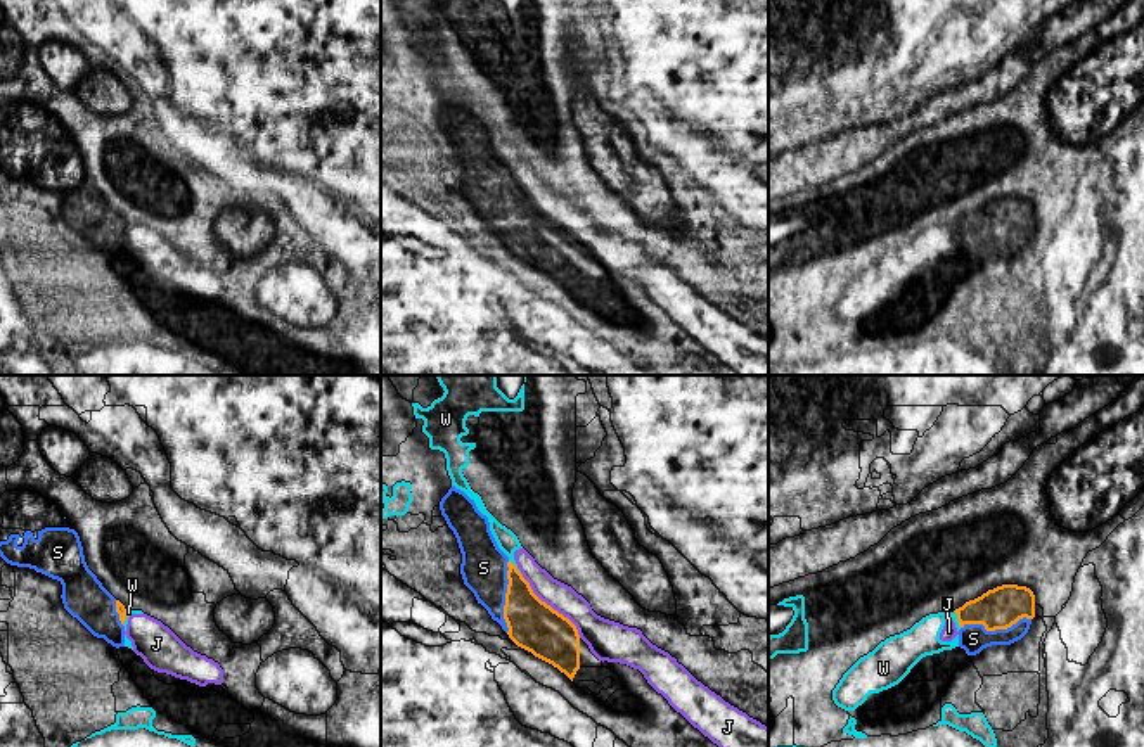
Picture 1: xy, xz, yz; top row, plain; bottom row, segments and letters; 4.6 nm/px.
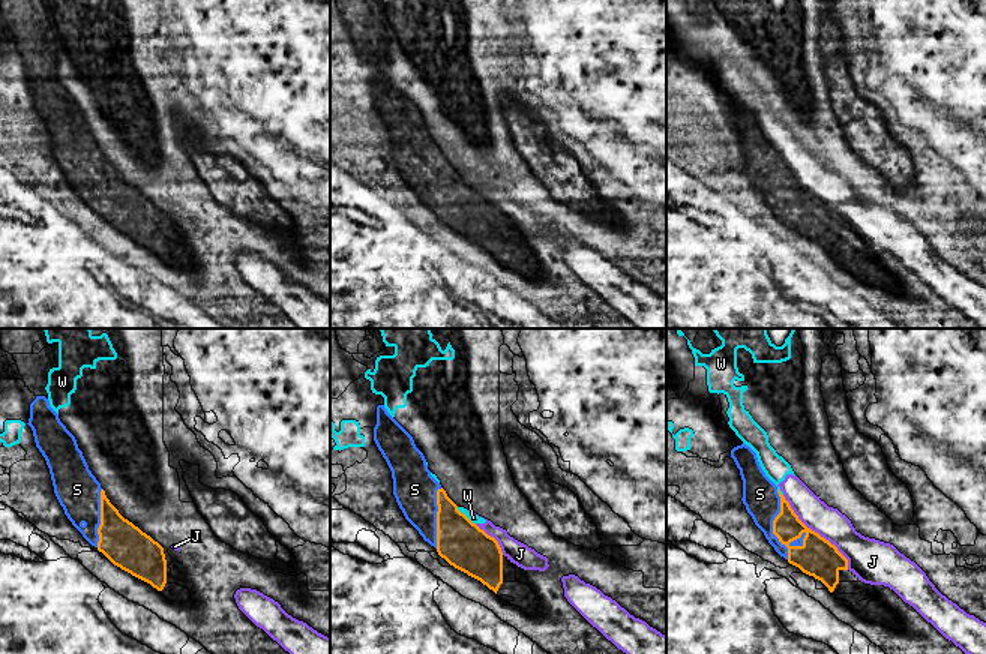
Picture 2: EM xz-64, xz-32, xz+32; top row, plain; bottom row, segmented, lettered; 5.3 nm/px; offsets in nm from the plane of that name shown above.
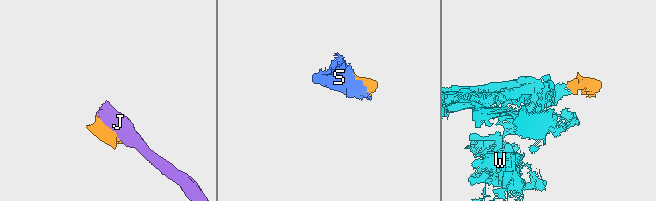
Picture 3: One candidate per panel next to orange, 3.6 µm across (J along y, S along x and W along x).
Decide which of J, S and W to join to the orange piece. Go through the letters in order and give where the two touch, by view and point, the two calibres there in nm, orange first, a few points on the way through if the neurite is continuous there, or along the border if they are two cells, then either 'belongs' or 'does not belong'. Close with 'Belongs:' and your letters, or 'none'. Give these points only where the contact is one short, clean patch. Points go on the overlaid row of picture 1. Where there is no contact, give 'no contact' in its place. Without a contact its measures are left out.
J: contact xz (549, 606); calibres 240 and 150 nm; does not belong
S: contact yz (996, 628); calibres 190 and 140 nm; belongs
W: contact yz (957, 619); calibres 190 and 160 nm; border yz (952, 611), (961, 626); does not belong
Belongs: S

